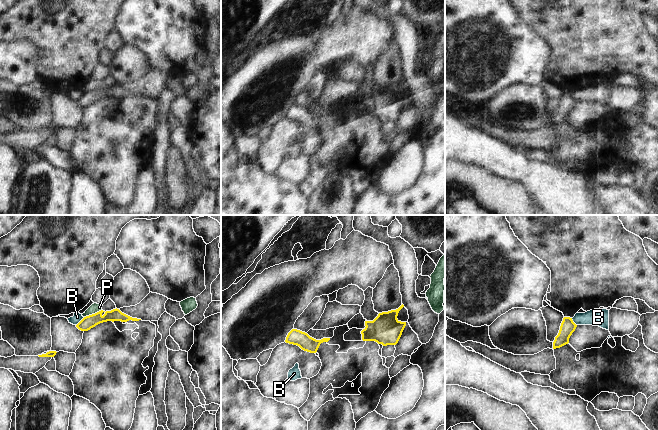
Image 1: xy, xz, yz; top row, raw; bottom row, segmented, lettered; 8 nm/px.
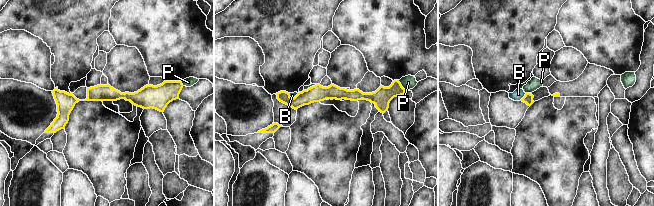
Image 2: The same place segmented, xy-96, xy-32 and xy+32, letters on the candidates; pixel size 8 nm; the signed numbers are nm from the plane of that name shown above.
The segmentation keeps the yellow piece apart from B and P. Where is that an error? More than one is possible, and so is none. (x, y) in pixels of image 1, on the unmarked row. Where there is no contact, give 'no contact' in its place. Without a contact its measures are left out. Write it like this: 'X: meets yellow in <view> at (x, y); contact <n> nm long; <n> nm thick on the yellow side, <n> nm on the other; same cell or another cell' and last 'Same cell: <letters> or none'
B: meets yellow in xy at (80, 97); contact 100 nm long; 110 nm thick on the yellow side, 70 nm on the other; another cell
P: meets yellow in xy at (92, 90); contact 160 nm long; 110 nm thick on the yellow side, 80 nm on the other; another cell
Same cell: none

